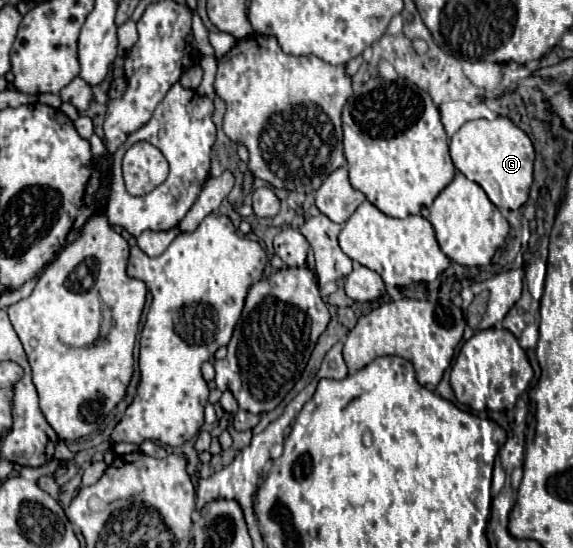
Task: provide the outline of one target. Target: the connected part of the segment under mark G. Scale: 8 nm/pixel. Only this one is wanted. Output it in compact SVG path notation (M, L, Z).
M497 117L493 121L475 119L467 121L449 143L451 159L455 167L477 185L483 187L487 197L499 209L519 209L529 199L533 183L535 149L523 129L519 129L509 117Z

